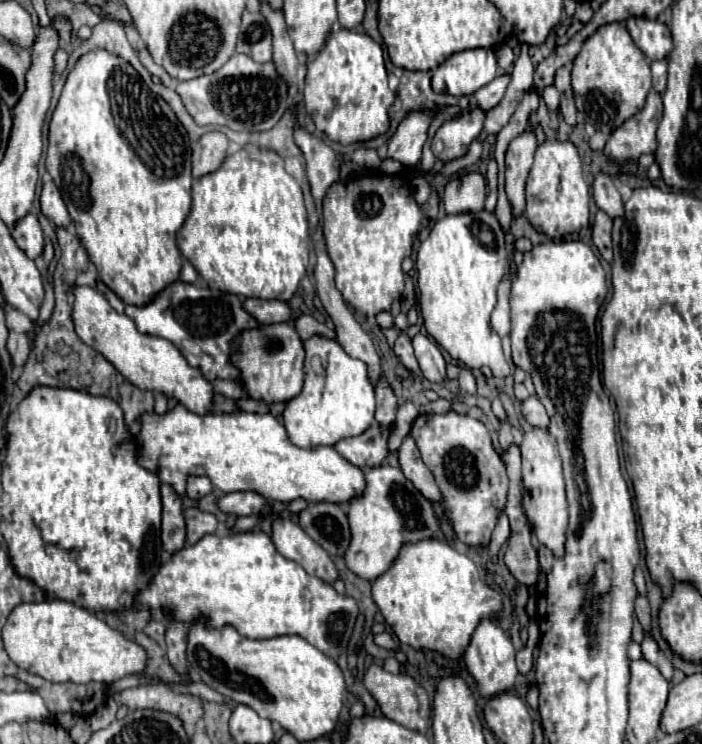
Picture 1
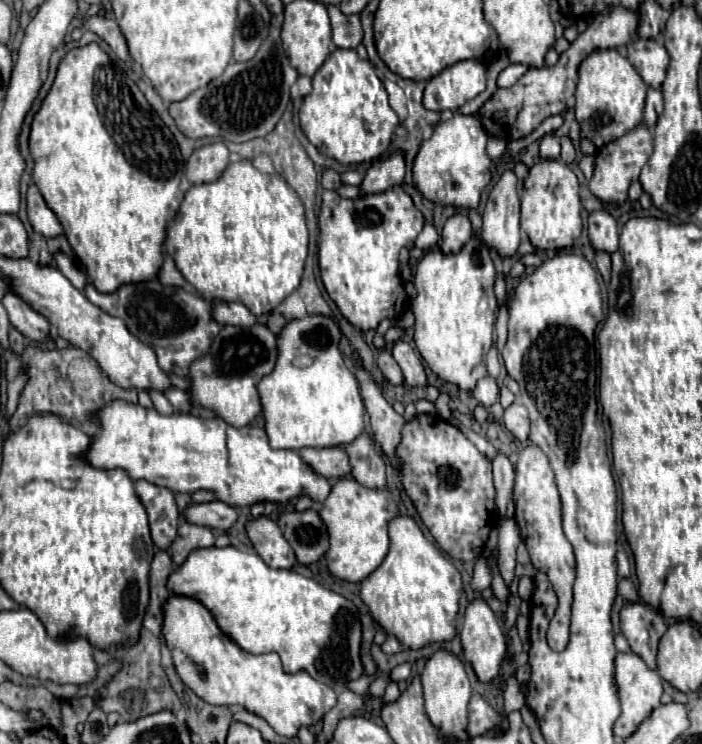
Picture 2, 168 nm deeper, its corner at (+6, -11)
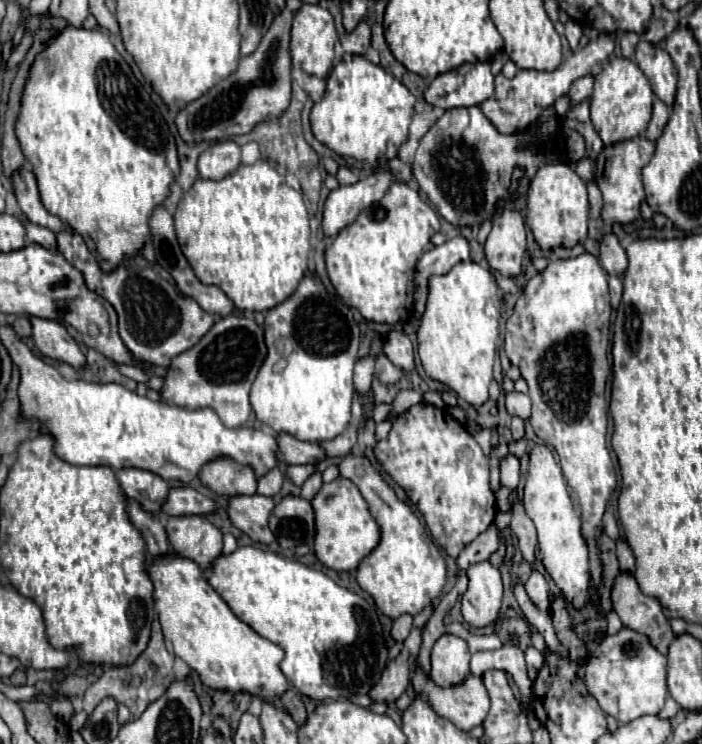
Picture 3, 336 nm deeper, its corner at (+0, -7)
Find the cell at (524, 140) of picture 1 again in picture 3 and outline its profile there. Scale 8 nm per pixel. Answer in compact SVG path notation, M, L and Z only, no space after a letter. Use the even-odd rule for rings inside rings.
M505 208L501 216L493 218L493 228L485 242L485 256L493 270L499 270L501 274L507 274L507 276L521 274L523 256L525 256L525 222L523 222L523 216L515 208Z

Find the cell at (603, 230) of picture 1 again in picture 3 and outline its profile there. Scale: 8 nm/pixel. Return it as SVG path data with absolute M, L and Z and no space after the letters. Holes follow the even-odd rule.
M609 276L609 292L611 292L611 306L617 308L621 300L621 292L623 292L623 284L619 276Z

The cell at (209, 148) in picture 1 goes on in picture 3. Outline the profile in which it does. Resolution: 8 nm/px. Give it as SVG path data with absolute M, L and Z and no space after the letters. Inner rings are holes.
M223 140L207 148L197 162L201 178L221 180L241 164L241 148L233 140Z

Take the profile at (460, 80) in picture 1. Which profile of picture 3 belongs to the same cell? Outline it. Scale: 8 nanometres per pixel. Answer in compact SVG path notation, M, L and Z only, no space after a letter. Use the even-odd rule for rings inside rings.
M467 62L439 74L425 90L425 100L443 110L471 108L493 96L493 74L489 62Z

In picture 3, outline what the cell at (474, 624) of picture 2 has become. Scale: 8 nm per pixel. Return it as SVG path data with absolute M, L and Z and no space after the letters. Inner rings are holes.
M479 562L469 566L467 576L469 588L461 598L463 618L473 628L485 628L497 620L501 610L501 574L489 562Z

